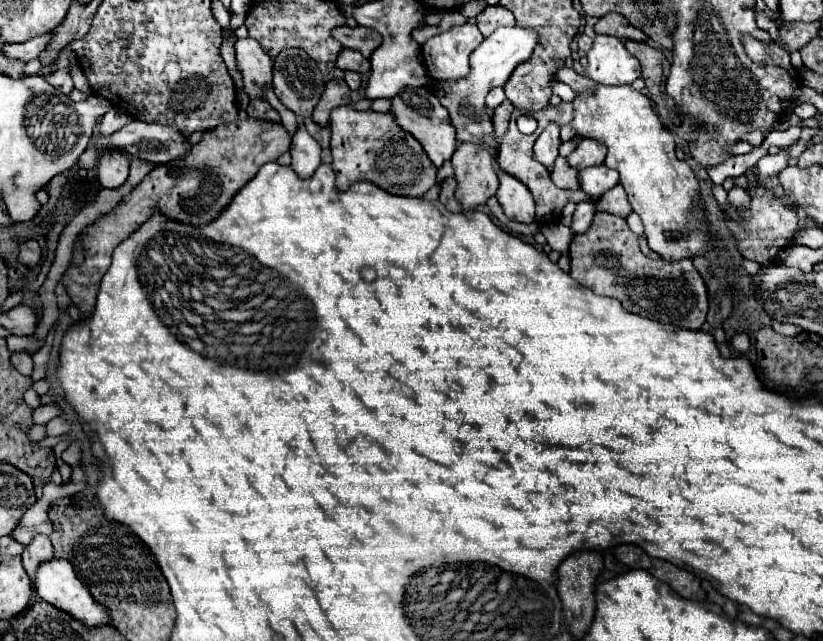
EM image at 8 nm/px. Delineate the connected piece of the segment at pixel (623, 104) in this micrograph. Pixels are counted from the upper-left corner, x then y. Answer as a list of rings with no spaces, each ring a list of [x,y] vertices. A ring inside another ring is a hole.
[[[597,84],[593,90],[585,90],[585,92],[577,94],[573,100],[573,108],[575,108],[575,114],[571,120],[571,128],[577,132],[577,136],[585,136],[585,138],[591,138],[591,140],[607,146],[605,166],[615,168],[621,174],[619,184],[625,188],[631,208],[641,216],[649,248],[653,252],[659,252],[665,260],[681,260],[681,258],[691,258],[693,254],[703,254],[707,248],[705,232],[703,230],[697,230],[697,232],[685,230],[687,218],[691,216],[693,208],[697,208],[697,204],[699,204],[699,202],[695,202],[695,200],[699,200],[697,178],[687,162],[677,160],[673,134],[669,134],[663,128],[659,116],[653,112],[651,100],[643,92],[635,90],[631,84],[621,84],[621,86]],[[675,230],[683,232],[683,236],[675,238],[673,242],[667,242],[667,236]]]

